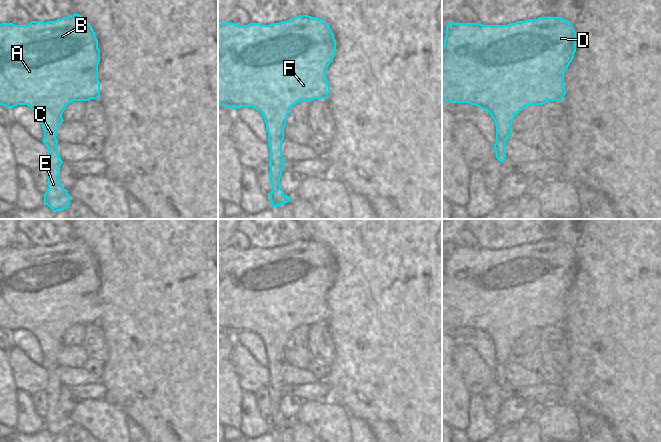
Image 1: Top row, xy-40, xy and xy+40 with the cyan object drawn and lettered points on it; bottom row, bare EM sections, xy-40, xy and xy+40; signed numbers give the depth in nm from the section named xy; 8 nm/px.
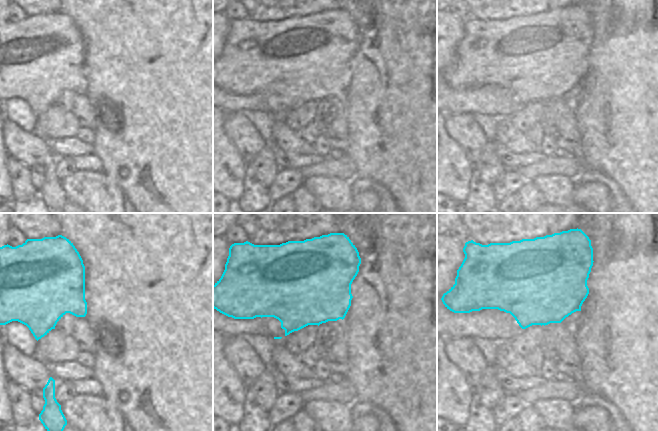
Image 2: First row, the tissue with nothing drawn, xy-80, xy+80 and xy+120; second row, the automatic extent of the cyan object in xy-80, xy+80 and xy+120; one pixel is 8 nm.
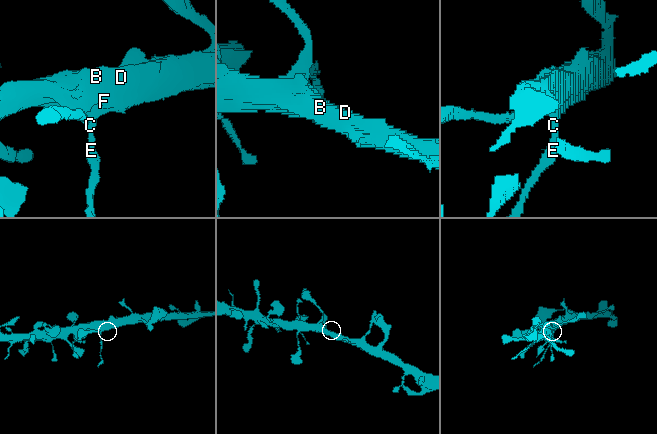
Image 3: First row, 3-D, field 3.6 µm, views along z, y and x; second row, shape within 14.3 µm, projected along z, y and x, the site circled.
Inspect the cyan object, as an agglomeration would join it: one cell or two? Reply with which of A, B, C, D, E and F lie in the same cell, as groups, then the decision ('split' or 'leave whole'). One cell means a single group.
A B C D F / E; split

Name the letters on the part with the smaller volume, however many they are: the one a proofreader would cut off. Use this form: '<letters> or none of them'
E

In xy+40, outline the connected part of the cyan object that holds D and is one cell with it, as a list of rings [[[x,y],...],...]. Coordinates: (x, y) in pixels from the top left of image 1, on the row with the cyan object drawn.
[[[539,17],[507,25],[453,23],[446,26],[442,47],[442,100],[469,103],[487,111],[496,126],[496,143],[506,147],[512,135],[514,118],[529,105],[549,101],[564,101],[564,74],[576,52],[576,32],[572,24],[561,17]]]

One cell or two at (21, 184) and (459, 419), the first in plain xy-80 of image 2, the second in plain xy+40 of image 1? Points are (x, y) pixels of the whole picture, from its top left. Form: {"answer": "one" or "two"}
{"answer": "two"}

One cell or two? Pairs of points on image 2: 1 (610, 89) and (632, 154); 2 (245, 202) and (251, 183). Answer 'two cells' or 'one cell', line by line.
1: one cell
2: one cell

